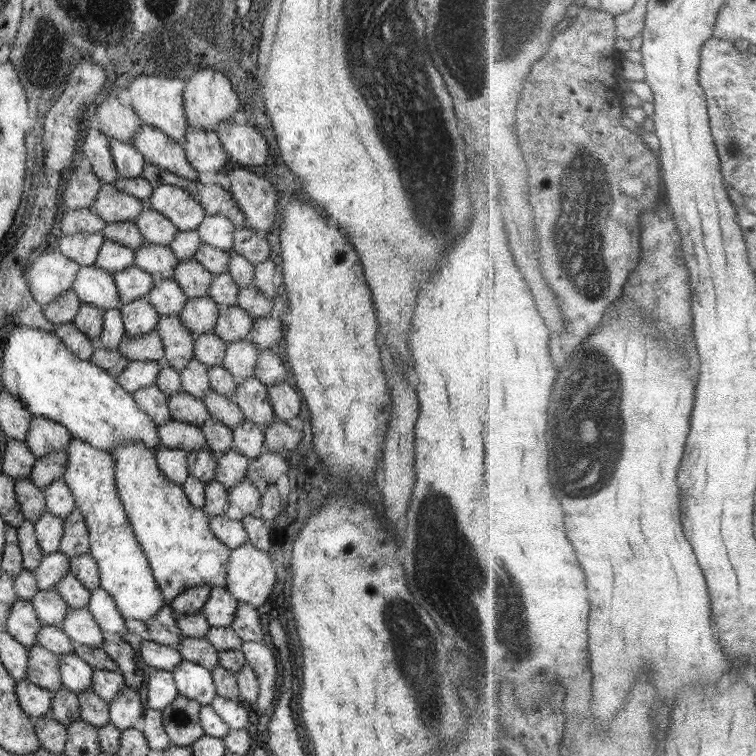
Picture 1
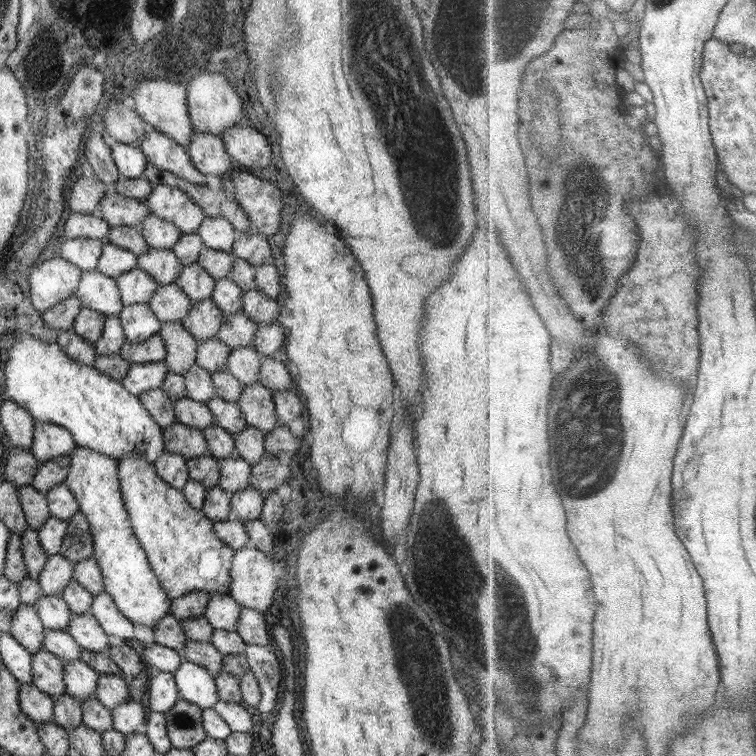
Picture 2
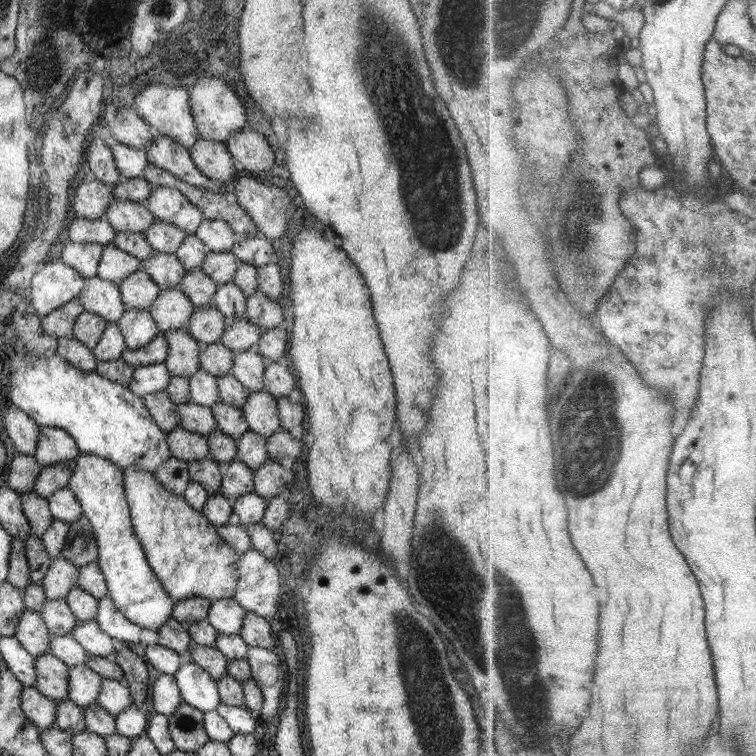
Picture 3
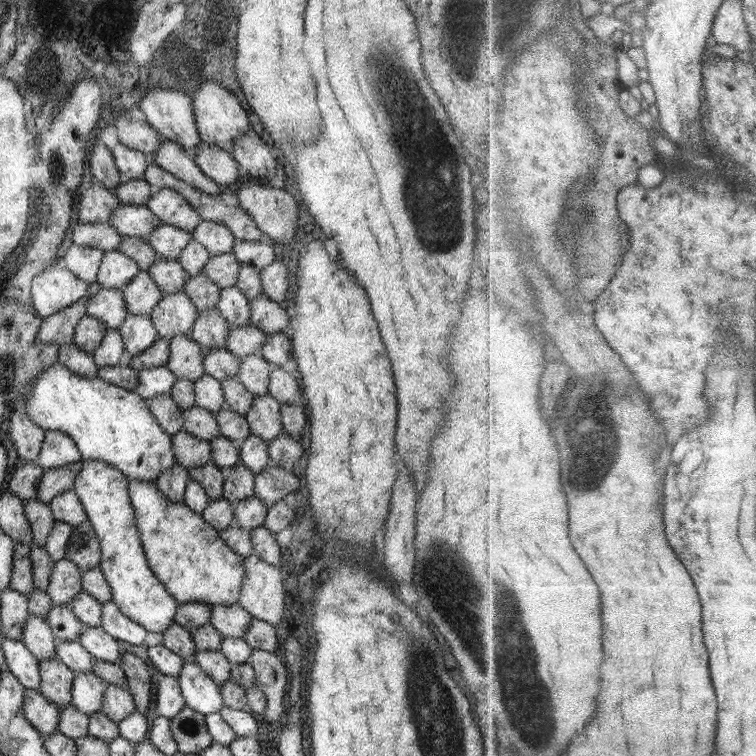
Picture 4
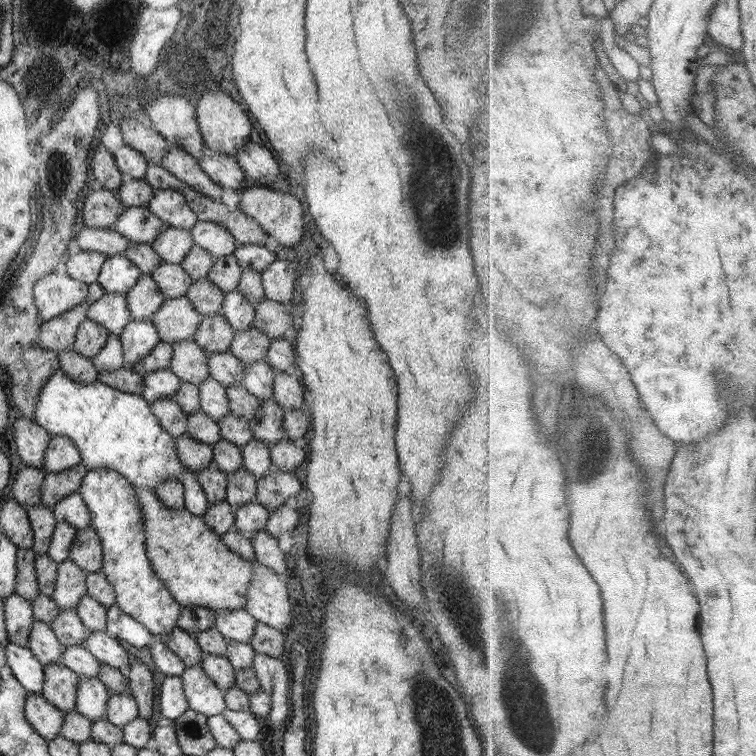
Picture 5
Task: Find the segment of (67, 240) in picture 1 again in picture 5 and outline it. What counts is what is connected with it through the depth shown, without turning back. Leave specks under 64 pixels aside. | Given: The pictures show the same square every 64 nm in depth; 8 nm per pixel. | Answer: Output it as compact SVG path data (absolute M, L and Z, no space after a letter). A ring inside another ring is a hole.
M80 251L68 254L63 268L74 280L92 284L98 280L106 256L98 252Z

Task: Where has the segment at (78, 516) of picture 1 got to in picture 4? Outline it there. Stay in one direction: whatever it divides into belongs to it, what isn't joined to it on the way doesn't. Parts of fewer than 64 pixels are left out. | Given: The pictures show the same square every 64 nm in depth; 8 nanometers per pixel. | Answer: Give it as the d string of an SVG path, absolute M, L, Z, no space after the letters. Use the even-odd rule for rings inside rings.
M88 520L73 527L68 544L66 544L64 559L79 566L82 571L100 564L100 542Z

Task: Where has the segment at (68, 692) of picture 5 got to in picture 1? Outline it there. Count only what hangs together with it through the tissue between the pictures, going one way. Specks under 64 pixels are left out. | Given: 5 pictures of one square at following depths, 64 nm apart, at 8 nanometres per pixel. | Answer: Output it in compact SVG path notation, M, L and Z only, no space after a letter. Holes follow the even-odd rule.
M38 644L28 650L28 680L47 691L63 687L60 676L59 656Z

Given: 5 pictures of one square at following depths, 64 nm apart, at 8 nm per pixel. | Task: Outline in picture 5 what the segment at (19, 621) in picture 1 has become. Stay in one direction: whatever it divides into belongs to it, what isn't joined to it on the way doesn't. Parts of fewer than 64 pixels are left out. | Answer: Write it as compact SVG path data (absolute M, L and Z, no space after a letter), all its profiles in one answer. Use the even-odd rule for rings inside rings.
M34 619L32 627L30 627L28 648L43 665L62 662L64 646L60 644L48 623Z

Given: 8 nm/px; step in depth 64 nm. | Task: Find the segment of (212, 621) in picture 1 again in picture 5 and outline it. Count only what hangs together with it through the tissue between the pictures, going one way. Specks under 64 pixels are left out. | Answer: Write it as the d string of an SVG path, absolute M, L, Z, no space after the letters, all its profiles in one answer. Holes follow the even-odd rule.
M246 609L215 611L216 623L214 626L226 639L239 643L250 644L254 635L257 620Z

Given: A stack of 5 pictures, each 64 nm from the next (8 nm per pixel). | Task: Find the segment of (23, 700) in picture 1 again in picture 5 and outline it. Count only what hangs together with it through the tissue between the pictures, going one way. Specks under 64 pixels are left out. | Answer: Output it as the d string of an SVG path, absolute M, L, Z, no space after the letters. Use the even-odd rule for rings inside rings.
M27 693L24 712L32 728L47 742L60 735L64 712L52 706L42 694Z

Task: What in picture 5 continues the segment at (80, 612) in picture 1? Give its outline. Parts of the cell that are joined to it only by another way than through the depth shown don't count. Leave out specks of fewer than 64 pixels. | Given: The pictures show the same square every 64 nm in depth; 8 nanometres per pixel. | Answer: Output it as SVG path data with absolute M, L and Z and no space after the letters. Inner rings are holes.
M104 631L93 632L86 637L84 647L101 663L118 669L125 677L130 669L130 651L118 639Z

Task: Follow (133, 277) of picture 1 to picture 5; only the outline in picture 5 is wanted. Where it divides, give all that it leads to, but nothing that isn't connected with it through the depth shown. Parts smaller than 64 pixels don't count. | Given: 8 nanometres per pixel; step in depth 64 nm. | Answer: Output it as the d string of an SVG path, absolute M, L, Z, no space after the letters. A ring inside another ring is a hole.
M142 273L138 282L125 294L131 320L152 320L154 312L164 303L156 281L148 274Z

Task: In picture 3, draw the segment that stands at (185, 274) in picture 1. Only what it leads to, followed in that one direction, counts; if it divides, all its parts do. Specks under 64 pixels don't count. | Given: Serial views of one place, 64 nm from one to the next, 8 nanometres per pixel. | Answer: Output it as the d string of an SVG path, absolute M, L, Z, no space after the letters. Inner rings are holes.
M194 268L186 272L182 282L177 286L195 307L213 304L217 284L201 268Z

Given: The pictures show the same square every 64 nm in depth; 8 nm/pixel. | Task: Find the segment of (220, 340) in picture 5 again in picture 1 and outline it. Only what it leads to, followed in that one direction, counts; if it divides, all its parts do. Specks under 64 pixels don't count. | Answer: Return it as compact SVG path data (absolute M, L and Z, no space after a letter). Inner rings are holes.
M208 295L194 297L186 301L186 306L180 311L182 324L190 329L194 338L202 333L214 332L221 307Z

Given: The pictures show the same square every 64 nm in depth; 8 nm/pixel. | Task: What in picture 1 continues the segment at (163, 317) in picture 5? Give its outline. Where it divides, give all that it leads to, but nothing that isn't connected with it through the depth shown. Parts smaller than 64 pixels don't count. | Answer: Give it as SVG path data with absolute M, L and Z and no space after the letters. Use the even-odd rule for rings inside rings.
M164 279L154 284L146 298L159 315L180 316L188 298L174 279Z

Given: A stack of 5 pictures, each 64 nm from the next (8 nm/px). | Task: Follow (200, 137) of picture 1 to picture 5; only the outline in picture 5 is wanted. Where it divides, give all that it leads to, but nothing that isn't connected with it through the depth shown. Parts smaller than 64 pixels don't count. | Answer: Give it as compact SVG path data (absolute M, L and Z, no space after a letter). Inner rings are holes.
M203 148L204 155L200 157L199 164L202 170L224 189L240 191L248 181L237 163L237 159L222 152Z

